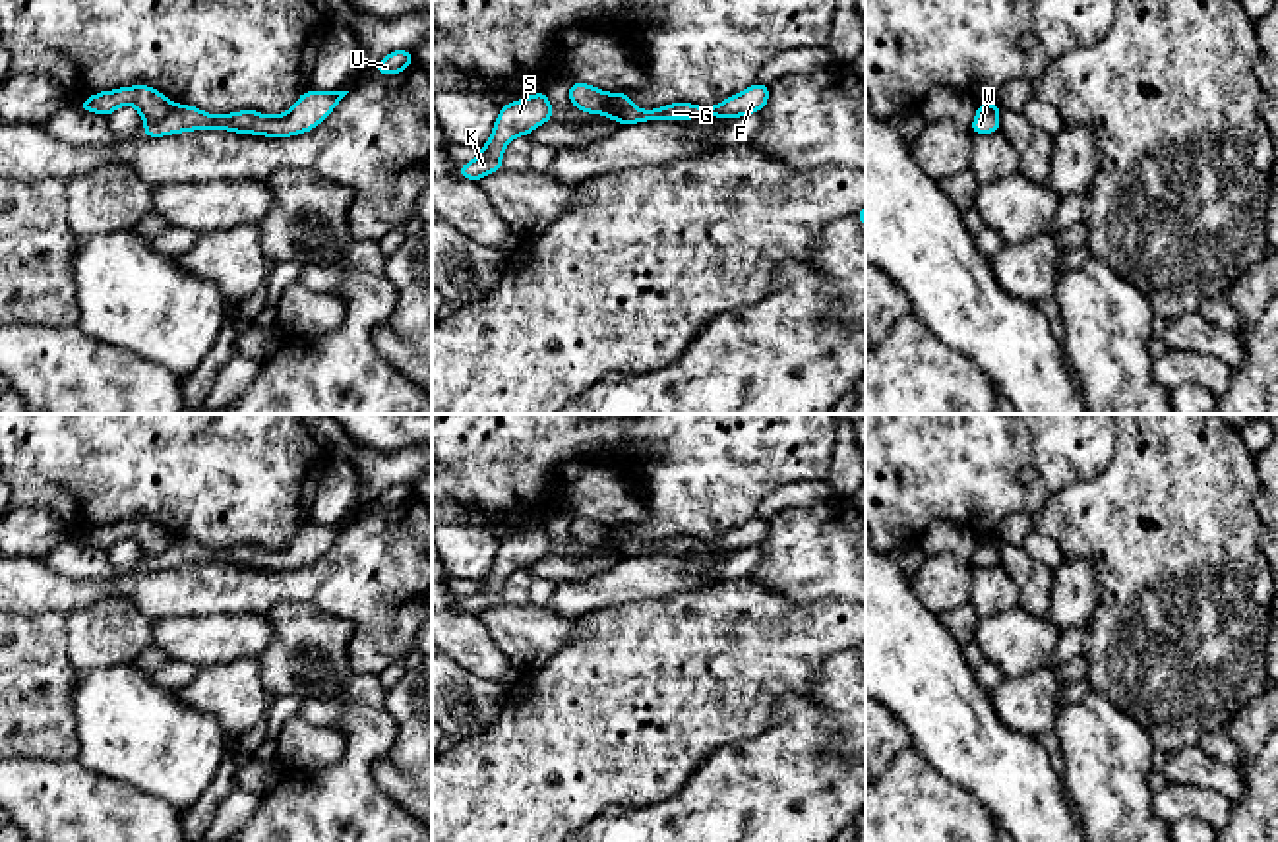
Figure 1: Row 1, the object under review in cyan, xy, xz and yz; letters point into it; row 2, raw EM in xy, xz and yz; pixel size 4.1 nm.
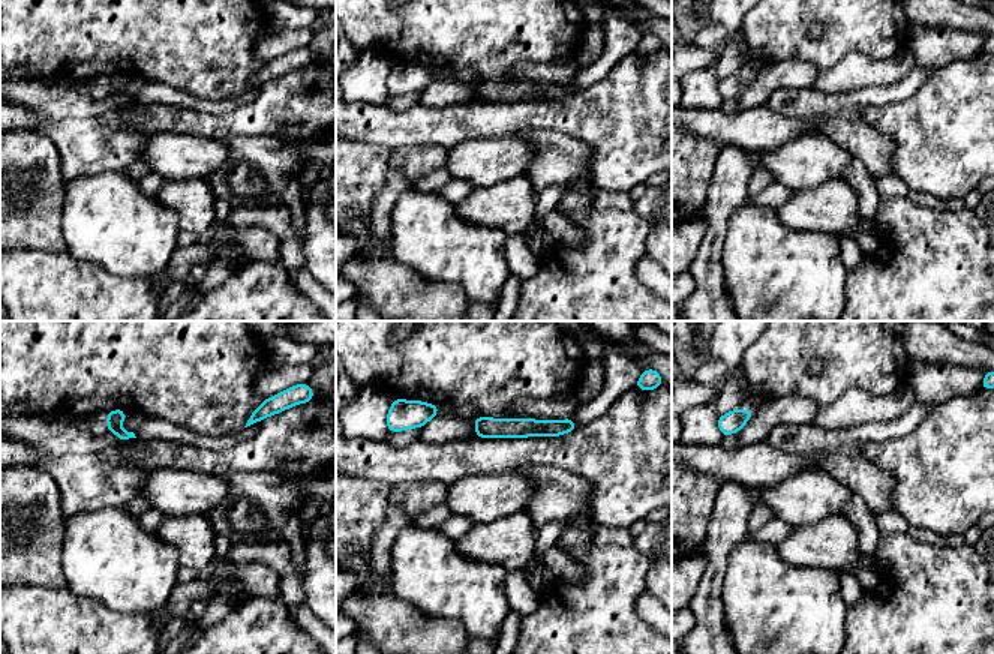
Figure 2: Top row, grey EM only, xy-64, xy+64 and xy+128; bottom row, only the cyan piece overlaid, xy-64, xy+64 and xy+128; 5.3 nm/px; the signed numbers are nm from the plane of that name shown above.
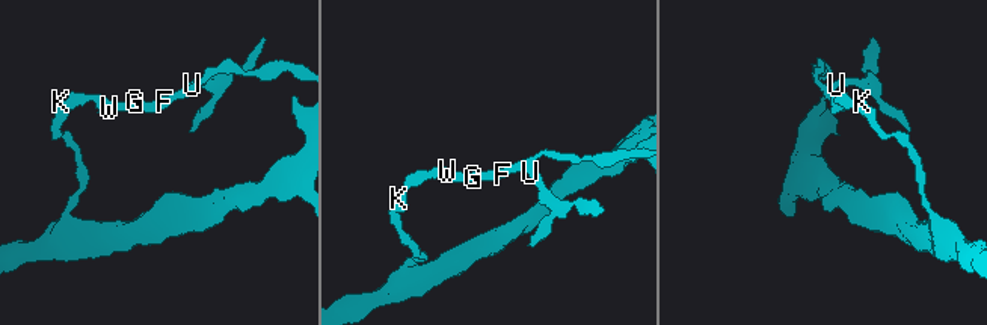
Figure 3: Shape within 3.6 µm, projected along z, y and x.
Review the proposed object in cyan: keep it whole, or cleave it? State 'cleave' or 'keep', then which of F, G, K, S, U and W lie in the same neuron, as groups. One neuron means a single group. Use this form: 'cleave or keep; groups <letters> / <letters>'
cleave; groups F G U W / K S

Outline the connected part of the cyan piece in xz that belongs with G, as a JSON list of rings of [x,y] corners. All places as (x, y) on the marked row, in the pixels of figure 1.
[[[755,83],[742,93],[728,97],[715,106],[697,106],[691,103],[674,103],[654,110],[639,110],[625,93],[606,93],[604,114],[620,124],[647,120],[689,120],[695,116],[738,118],[759,112],[769,101],[769,85]]]

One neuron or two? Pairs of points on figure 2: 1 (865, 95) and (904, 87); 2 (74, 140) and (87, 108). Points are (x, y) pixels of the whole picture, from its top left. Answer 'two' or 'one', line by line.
1: one
2: two

